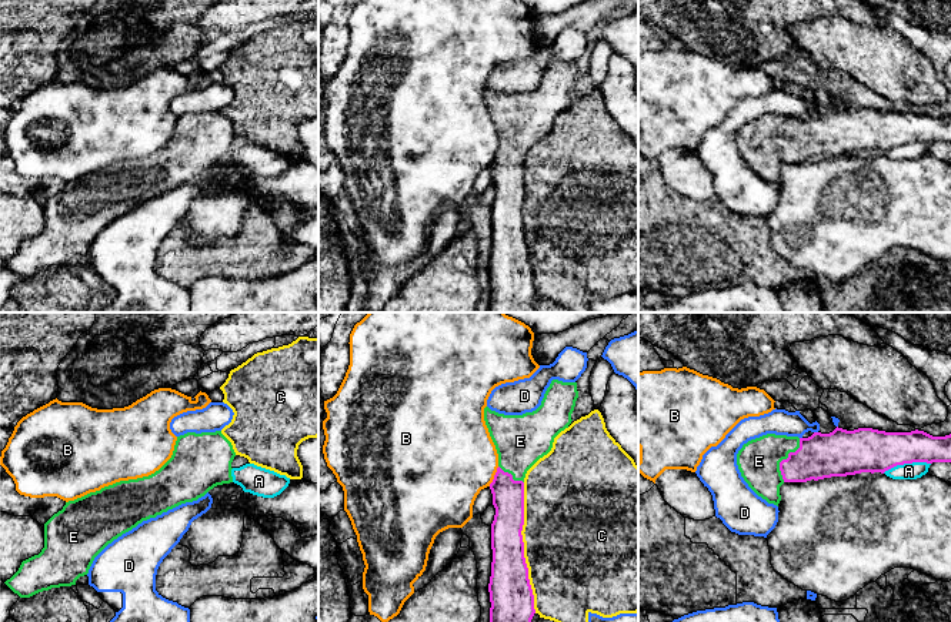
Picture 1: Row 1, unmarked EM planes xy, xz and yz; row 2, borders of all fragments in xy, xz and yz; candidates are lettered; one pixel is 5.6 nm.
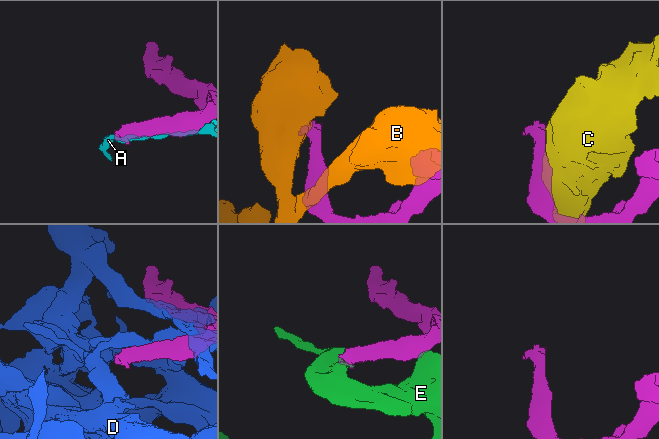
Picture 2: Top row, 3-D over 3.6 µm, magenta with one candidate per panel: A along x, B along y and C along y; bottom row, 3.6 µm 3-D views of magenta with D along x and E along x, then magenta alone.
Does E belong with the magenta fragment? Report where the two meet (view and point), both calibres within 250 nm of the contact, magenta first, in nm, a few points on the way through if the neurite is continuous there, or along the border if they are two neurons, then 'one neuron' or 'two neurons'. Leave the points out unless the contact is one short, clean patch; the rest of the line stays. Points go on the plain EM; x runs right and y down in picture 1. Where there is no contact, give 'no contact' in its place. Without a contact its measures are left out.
contact yz (784, 140); calibres 260 and 240 nm; one neuron

